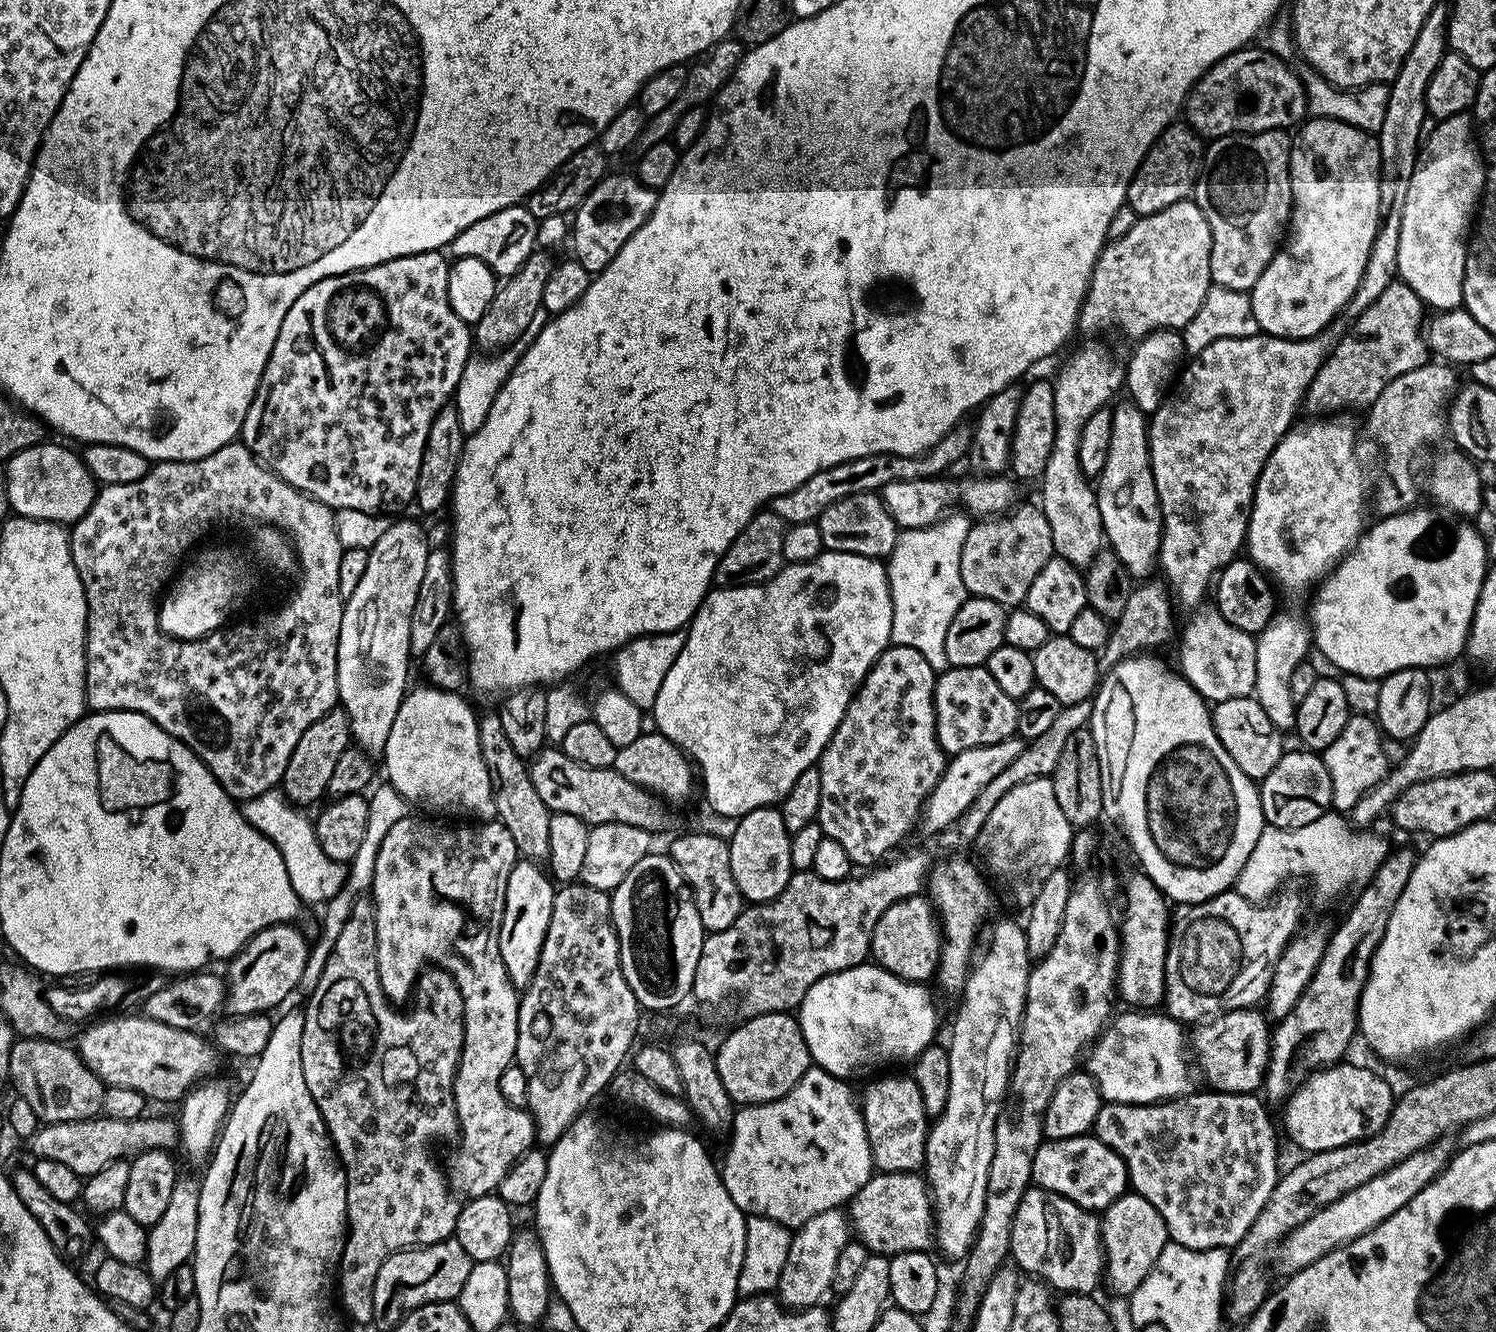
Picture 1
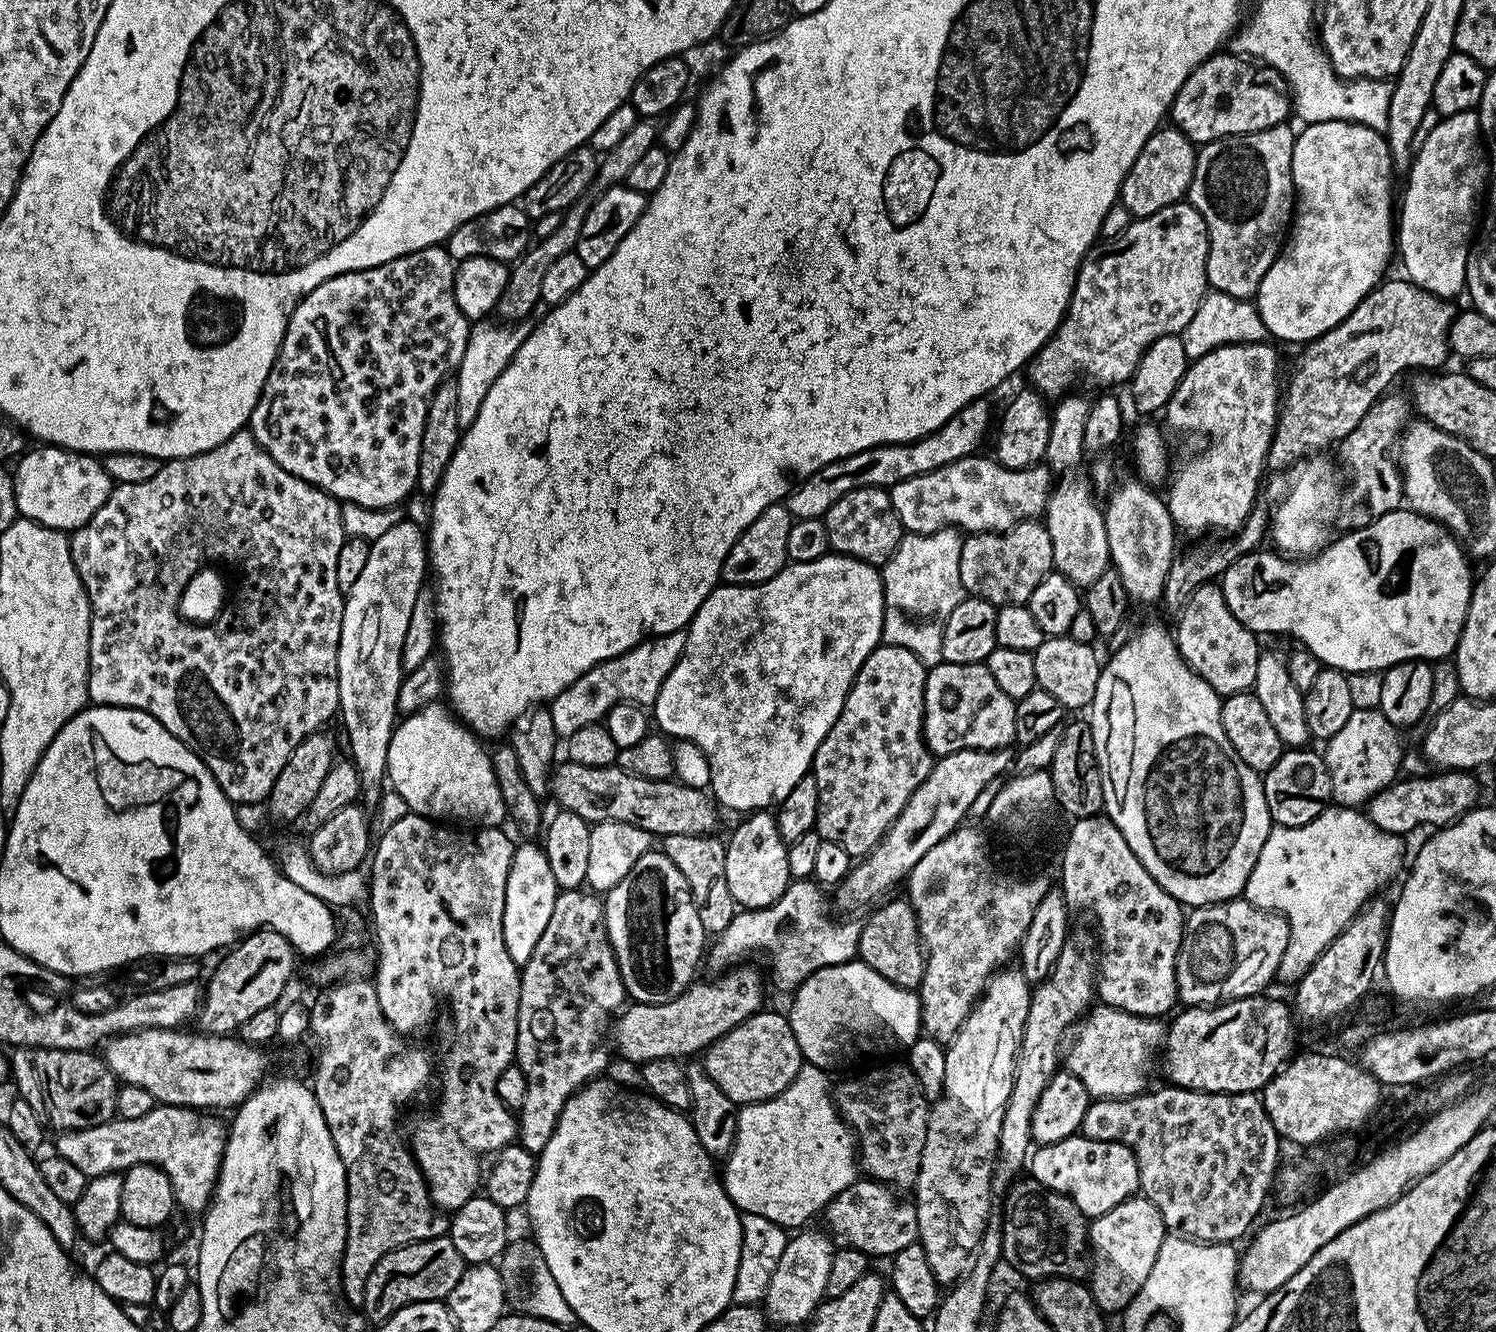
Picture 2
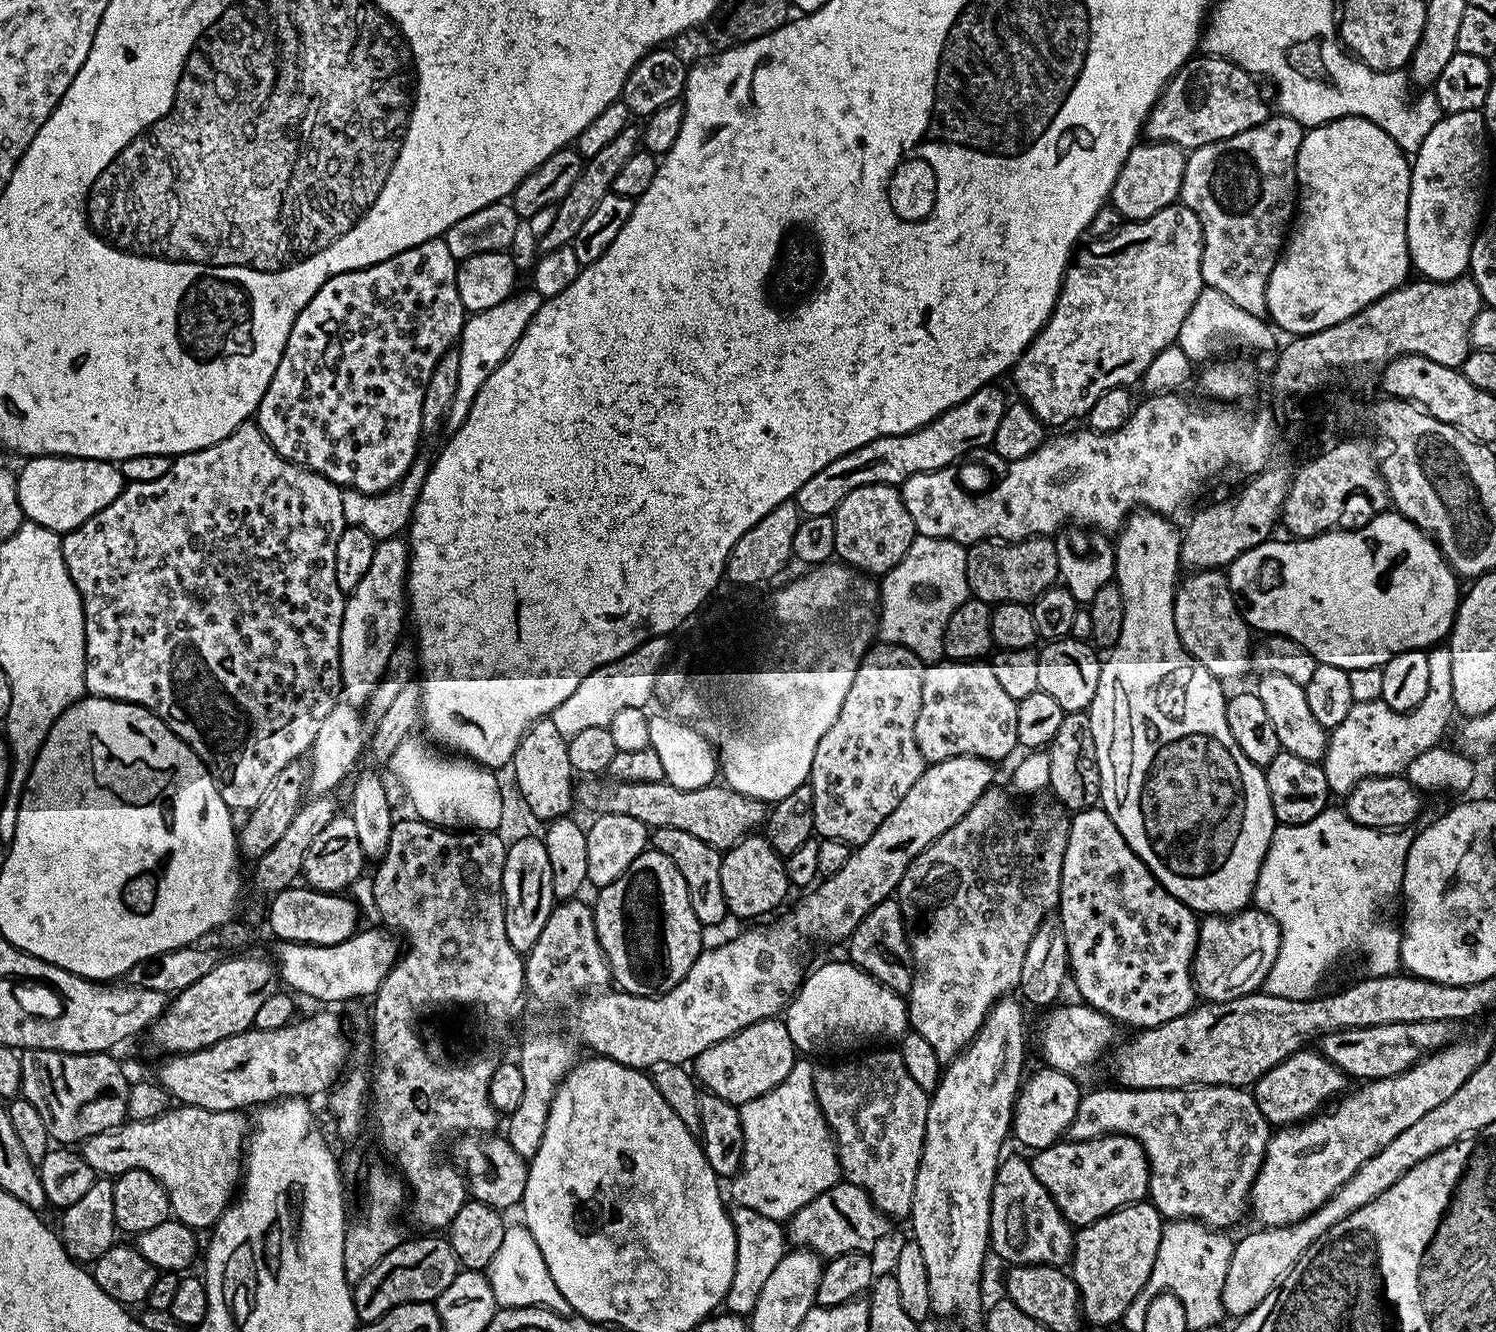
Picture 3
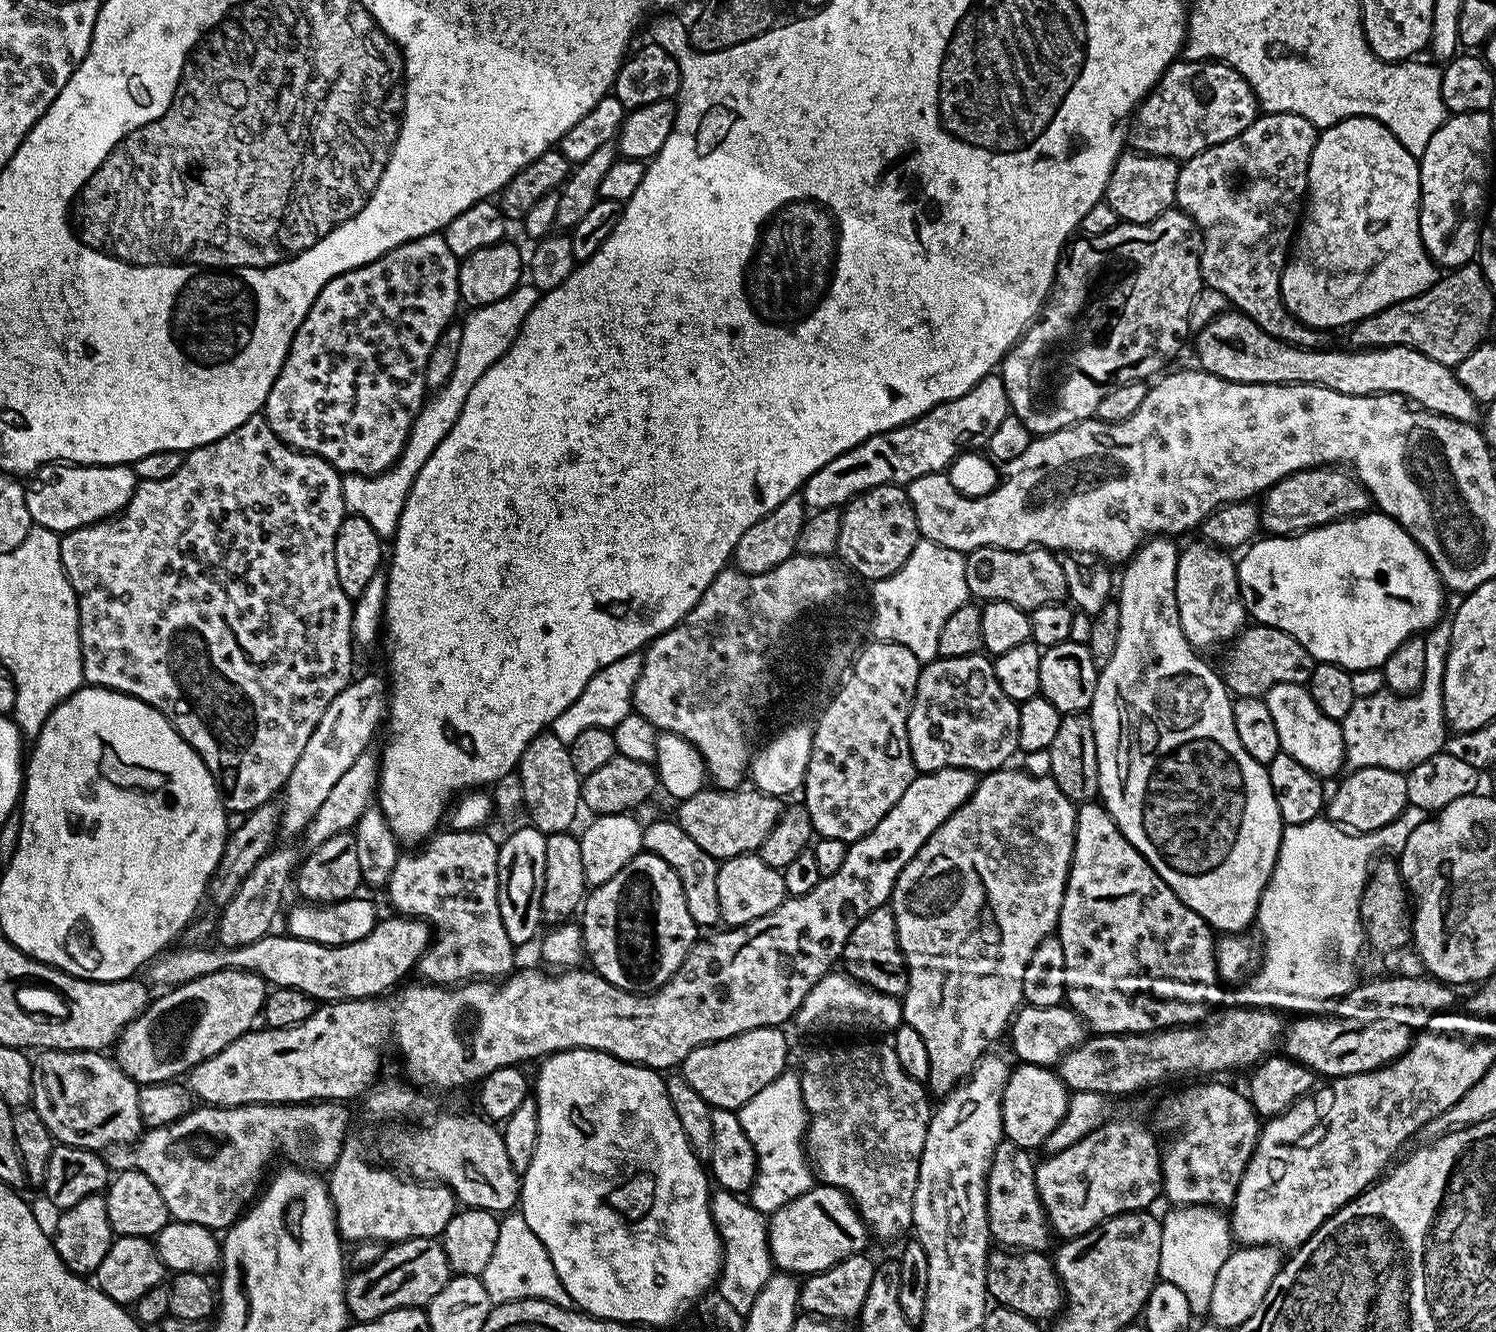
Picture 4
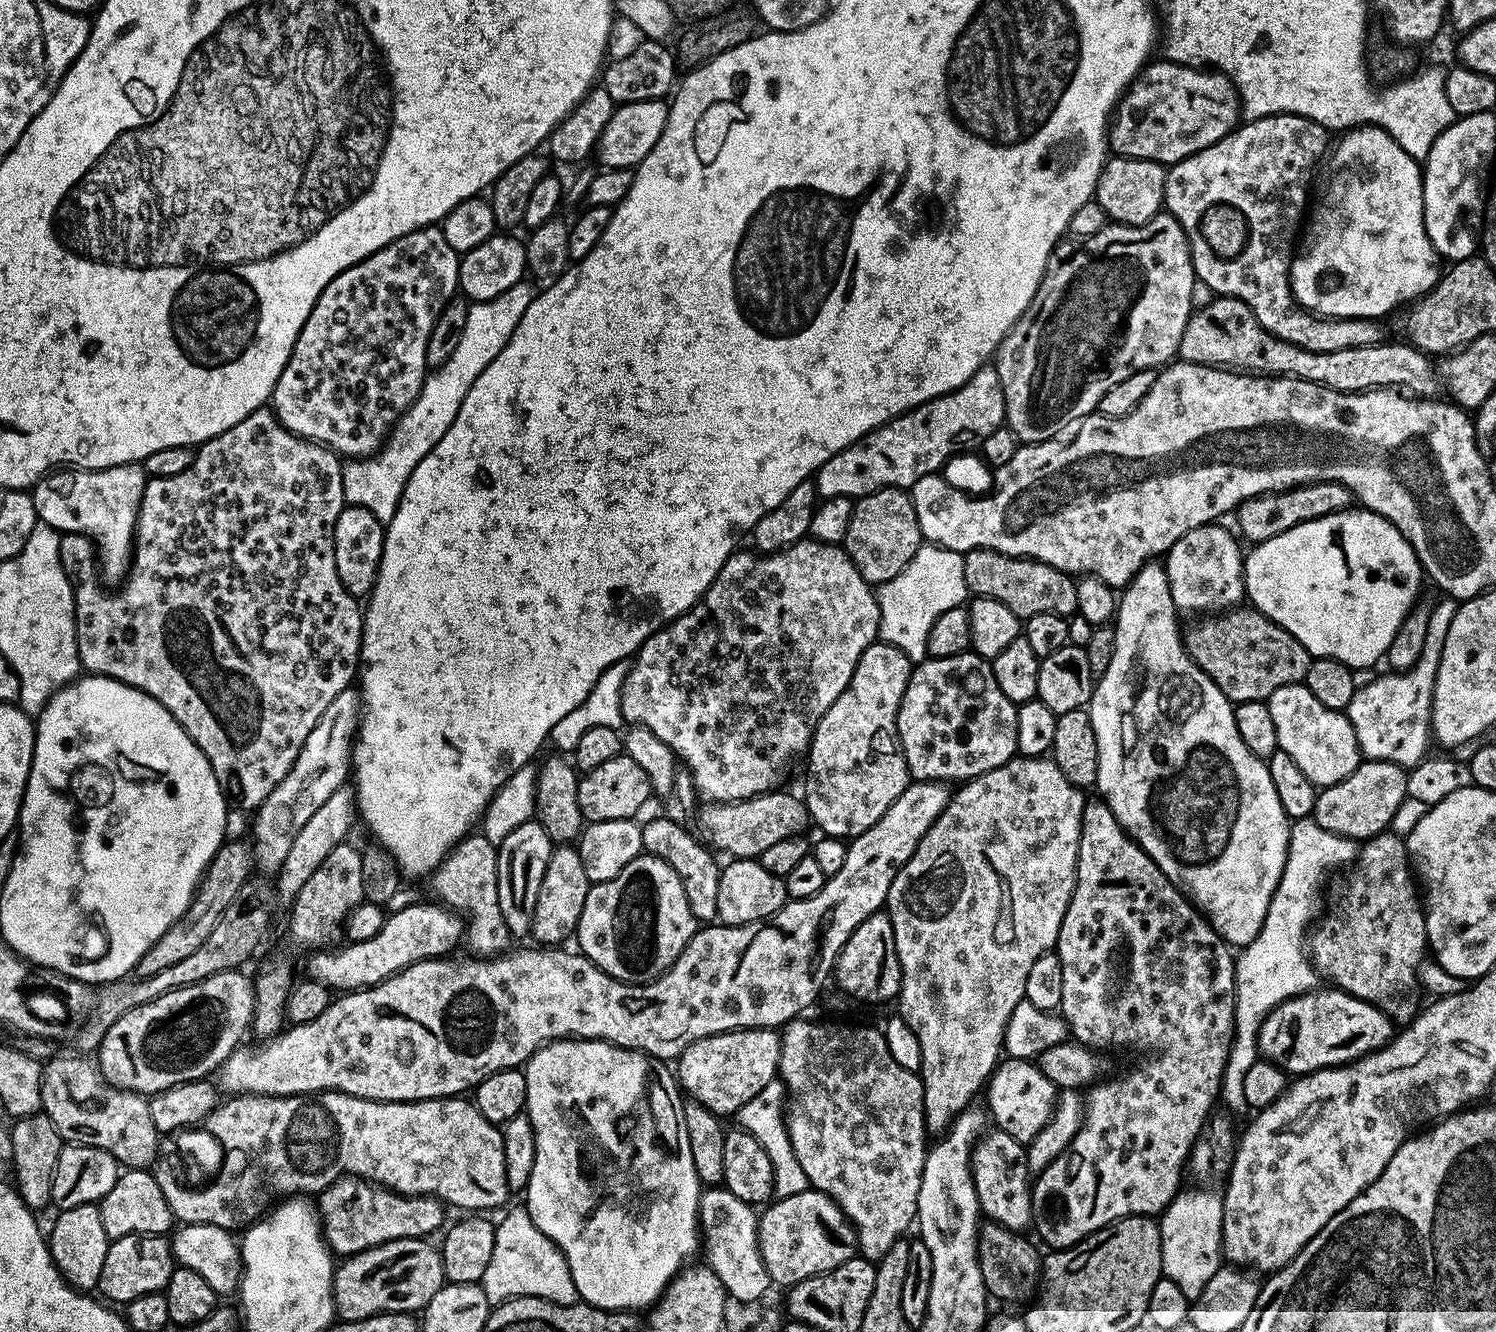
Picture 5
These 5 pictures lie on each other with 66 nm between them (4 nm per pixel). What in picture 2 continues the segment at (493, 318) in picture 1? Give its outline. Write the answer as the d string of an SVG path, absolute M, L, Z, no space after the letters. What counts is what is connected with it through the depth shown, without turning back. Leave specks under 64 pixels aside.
M581 198L576 200L570 207L564 209L563 216L556 230L539 237L519 260L515 261L508 269L508 281L506 290L502 290L502 298L498 298L495 315L504 322L524 322L529 318L536 304L541 303L542 277L546 274L546 269L555 262L557 258L562 258L562 254L576 251L578 234L582 234L582 222L586 222L589 201Z

